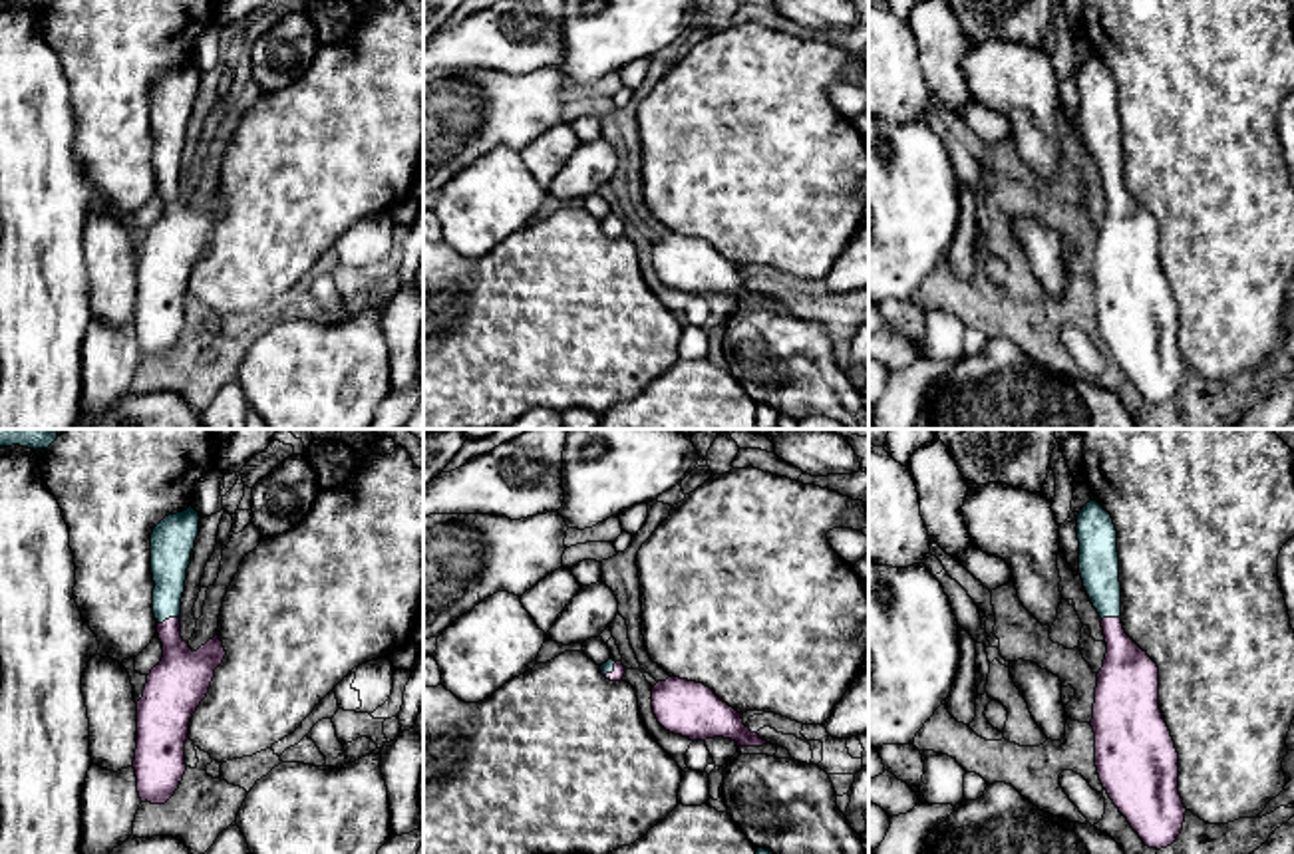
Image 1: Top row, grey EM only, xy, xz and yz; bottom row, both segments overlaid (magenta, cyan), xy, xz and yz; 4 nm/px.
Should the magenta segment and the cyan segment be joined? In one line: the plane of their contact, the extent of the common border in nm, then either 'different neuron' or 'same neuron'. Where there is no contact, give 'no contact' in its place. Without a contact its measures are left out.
meets magenta in xy; contact 100 nm long; same neuron

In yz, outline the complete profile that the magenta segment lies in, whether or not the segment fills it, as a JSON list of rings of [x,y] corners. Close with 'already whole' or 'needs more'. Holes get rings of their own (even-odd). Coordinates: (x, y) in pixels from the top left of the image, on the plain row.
[[[1089,56],[1077,70],[1079,129],[1101,173],[1107,199],[1097,228],[1091,282],[1095,322],[1103,344],[1149,403],[1171,401],[1183,385],[1185,359],[1179,350],[1179,308],[1159,264],[1159,222],[1123,185],[1117,85],[1111,70]]] | needs more

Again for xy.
[[[189,62],[165,71],[151,87],[153,169],[163,213],[147,230],[137,256],[133,316],[139,354],[151,359],[165,359],[179,344],[187,326],[185,296],[191,272],[227,211],[217,189],[197,207],[181,193],[181,153],[199,75],[199,68]]] | needs more

